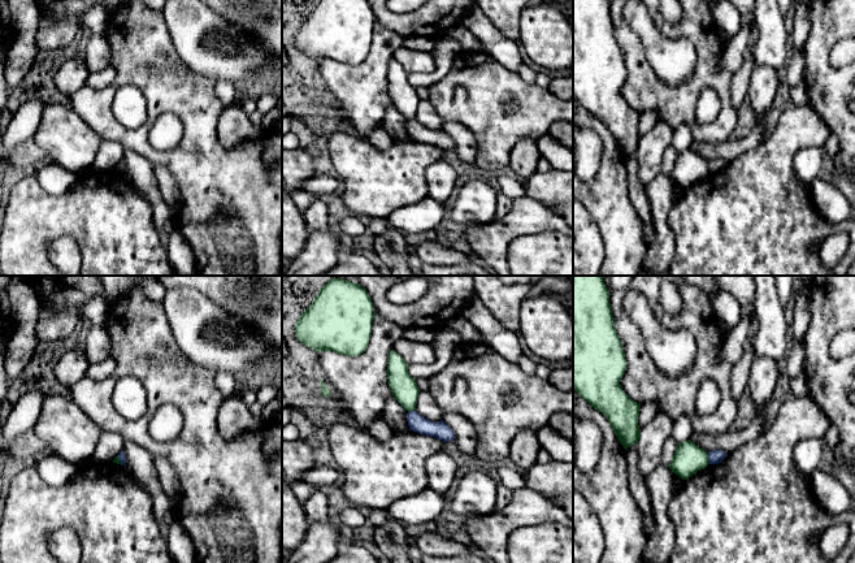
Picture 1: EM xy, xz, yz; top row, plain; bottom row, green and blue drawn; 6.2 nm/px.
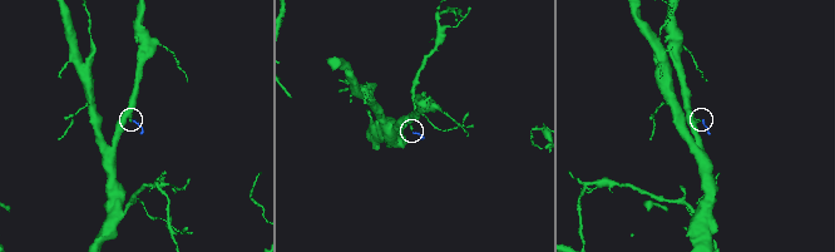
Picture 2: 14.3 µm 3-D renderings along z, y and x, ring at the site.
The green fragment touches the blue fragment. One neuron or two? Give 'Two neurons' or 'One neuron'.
Two neurons

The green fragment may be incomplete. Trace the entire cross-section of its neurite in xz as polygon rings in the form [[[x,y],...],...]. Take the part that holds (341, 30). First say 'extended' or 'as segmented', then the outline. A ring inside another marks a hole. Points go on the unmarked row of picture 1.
as segmented; [[[320,0],[295,34],[305,55],[357,65],[369,53],[374,14],[368,0]]]

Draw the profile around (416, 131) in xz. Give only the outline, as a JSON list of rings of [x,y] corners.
[[[416,118],[407,122],[407,130],[411,139],[435,146],[443,151],[453,150],[455,140],[443,130],[430,130],[421,125]]]

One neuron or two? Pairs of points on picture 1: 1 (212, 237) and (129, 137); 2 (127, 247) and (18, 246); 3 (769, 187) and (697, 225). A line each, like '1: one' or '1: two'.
1: one
2: one
3: one

